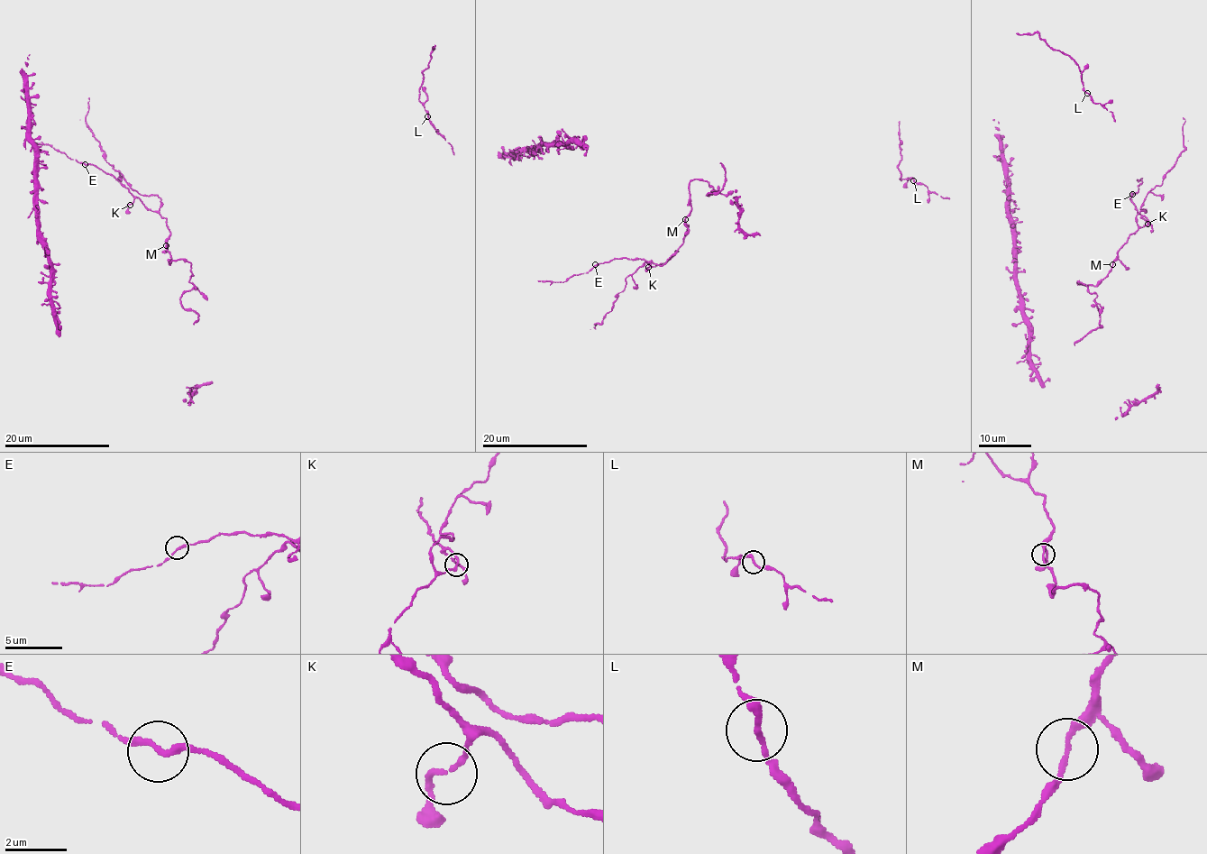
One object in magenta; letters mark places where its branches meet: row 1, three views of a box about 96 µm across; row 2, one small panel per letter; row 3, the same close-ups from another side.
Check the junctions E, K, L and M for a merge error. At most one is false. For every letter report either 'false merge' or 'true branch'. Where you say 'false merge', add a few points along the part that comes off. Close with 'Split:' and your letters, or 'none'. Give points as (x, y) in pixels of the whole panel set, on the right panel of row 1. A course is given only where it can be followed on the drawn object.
E: true branch
K: true branch
L: true branch
M: true branch
Split: none

